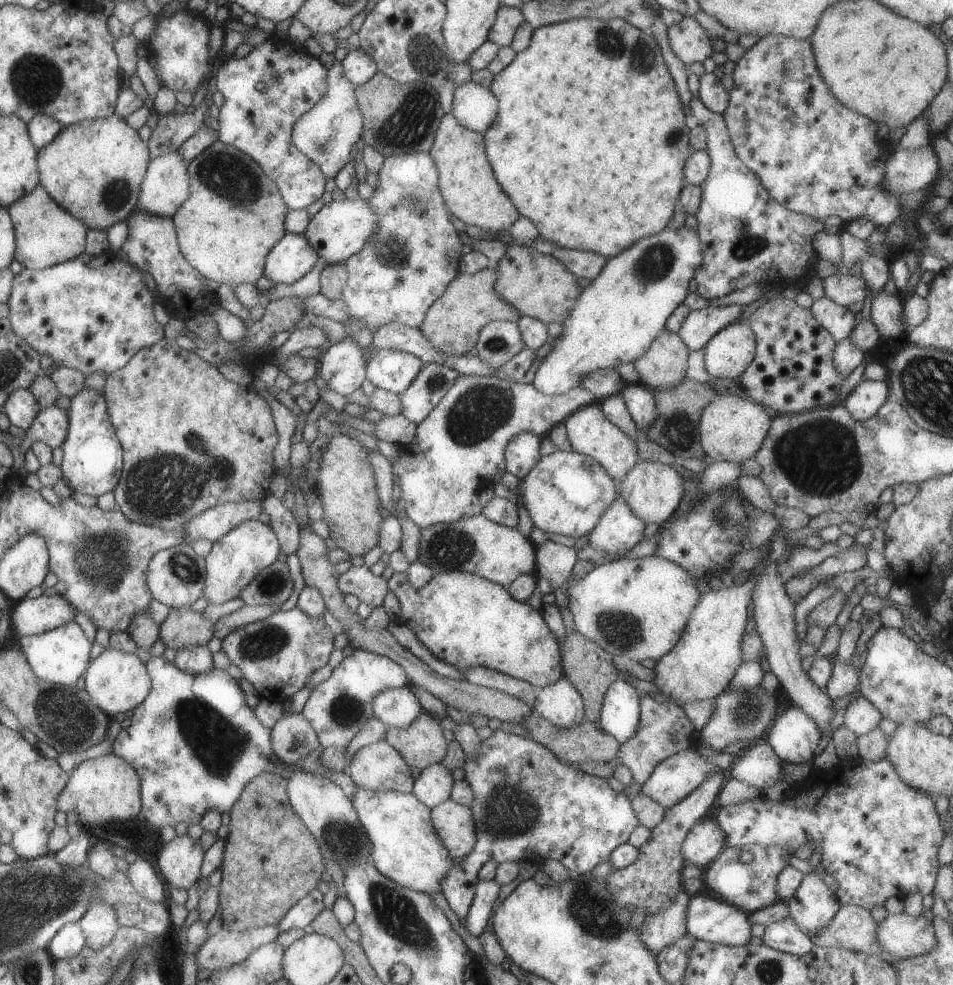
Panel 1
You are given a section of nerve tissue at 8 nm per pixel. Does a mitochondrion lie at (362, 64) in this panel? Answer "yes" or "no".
no

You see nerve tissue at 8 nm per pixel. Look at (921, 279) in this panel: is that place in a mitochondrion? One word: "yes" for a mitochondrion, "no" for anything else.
no

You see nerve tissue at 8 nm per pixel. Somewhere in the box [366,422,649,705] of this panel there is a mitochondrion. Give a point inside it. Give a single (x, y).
(448, 547)

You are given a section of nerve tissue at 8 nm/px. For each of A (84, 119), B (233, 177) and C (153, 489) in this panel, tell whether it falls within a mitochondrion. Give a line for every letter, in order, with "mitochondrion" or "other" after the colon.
A: other
B: mitochondrion
C: mitochondrion

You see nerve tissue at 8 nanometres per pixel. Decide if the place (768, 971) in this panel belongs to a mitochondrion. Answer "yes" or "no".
yes

